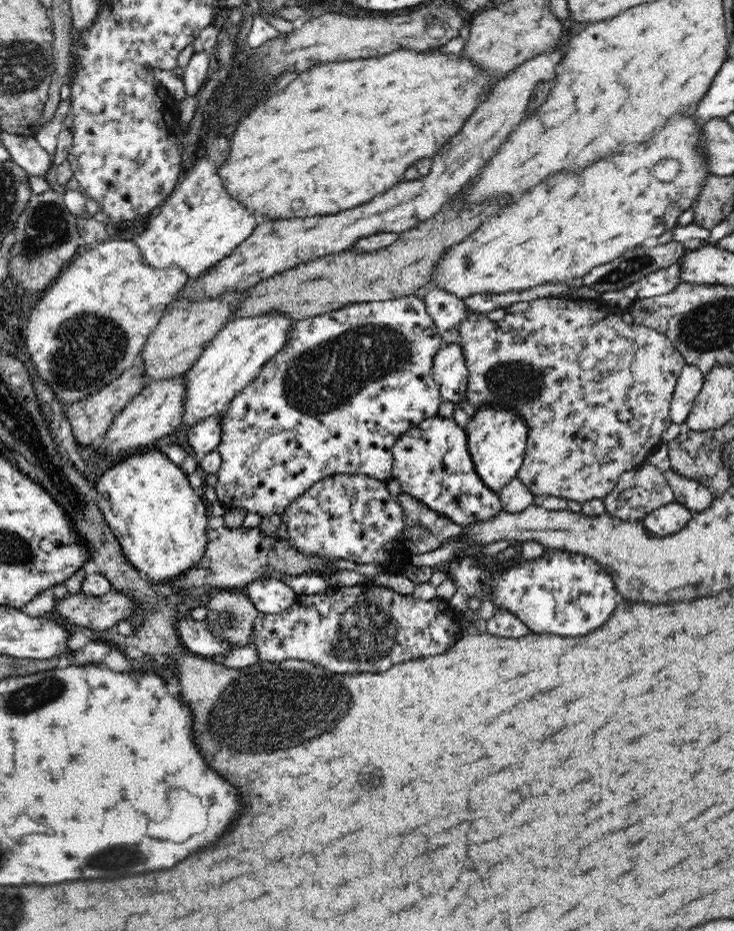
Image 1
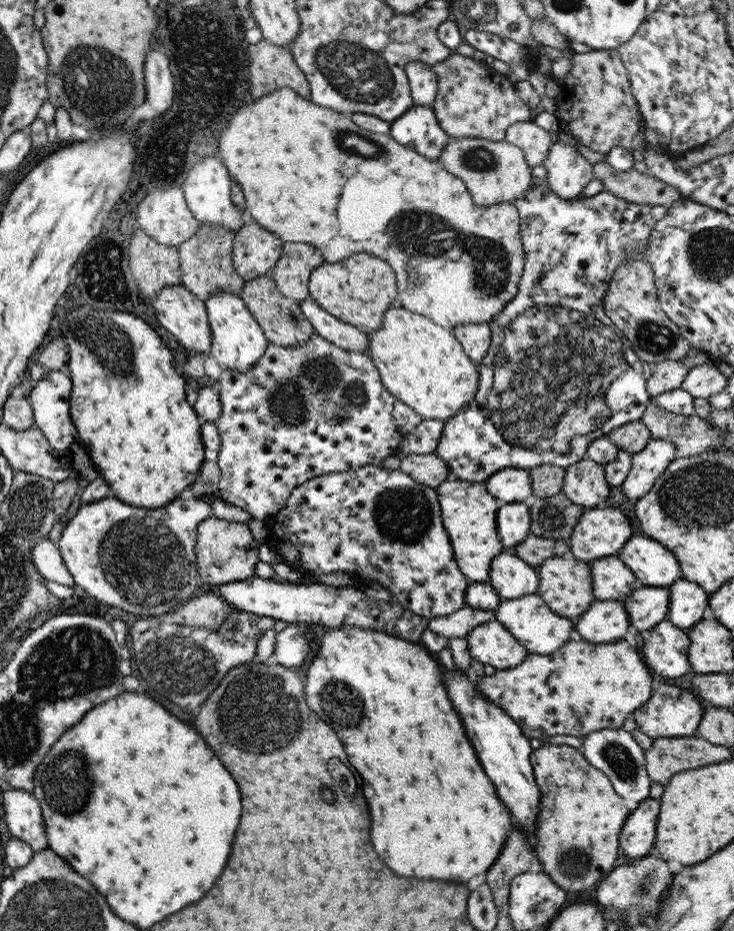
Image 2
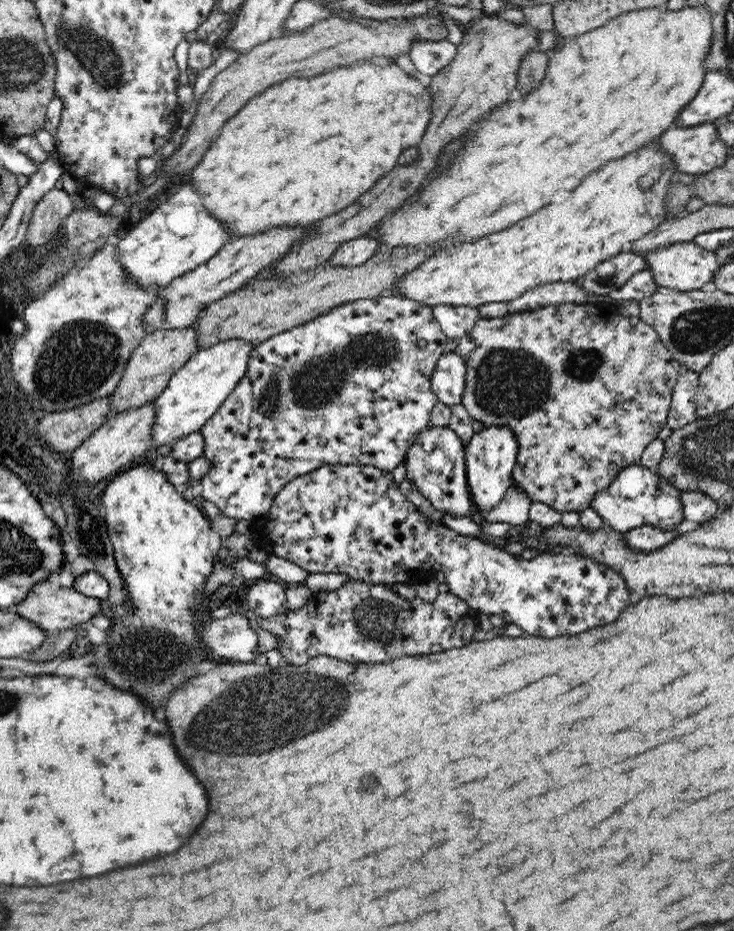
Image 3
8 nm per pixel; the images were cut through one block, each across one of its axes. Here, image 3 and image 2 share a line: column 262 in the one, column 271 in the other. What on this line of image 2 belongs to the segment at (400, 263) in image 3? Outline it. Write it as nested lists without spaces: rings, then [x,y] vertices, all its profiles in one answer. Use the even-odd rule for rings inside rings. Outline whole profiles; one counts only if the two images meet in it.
[[[269,275],[255,277],[255,280],[244,282],[240,298],[243,299],[247,310],[268,342],[287,348],[300,345],[314,333],[309,322],[303,317],[298,302],[284,298],[277,291]]]

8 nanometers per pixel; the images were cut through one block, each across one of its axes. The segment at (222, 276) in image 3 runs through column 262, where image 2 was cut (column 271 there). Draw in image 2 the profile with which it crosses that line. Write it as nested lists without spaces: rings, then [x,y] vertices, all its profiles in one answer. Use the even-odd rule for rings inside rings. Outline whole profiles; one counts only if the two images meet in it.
[[[246,217],[232,240],[232,266],[244,282],[268,276],[281,258],[282,240]]]

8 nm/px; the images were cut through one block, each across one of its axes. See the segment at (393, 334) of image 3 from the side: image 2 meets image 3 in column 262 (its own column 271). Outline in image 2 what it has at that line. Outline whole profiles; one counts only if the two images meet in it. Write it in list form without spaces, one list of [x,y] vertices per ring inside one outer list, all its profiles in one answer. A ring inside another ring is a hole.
[[[313,333],[305,342],[297,346],[285,348],[268,342],[259,360],[246,371],[219,369],[215,371],[214,377],[219,383],[218,398],[220,403],[220,413],[214,422],[220,438],[220,449],[216,458],[220,477],[214,496],[229,504],[233,504],[233,506],[239,506],[253,518],[263,520],[270,515],[273,516],[285,504],[286,498],[291,494],[292,490],[310,478],[320,477],[331,472],[355,470],[365,465],[378,465],[387,456],[399,455],[398,446],[403,433],[399,431],[398,426],[392,419],[392,406],[396,399],[385,390],[375,365],[365,353],[343,350],[327,342],[317,333]]]

